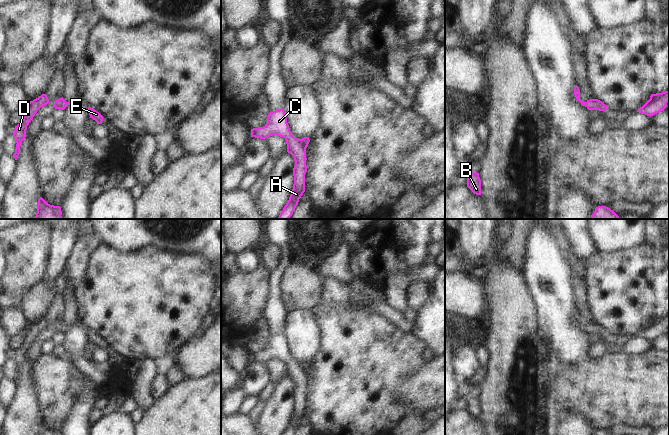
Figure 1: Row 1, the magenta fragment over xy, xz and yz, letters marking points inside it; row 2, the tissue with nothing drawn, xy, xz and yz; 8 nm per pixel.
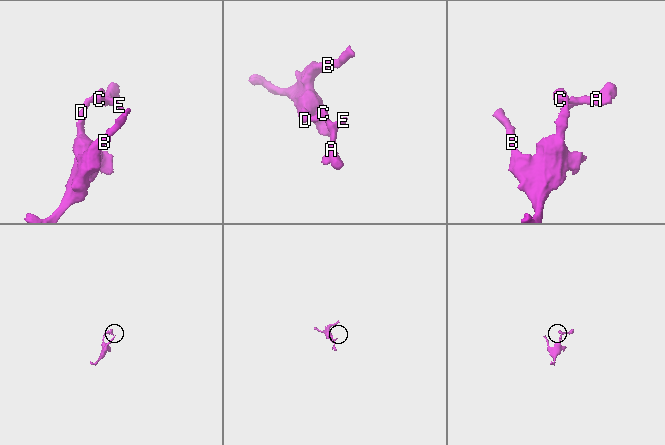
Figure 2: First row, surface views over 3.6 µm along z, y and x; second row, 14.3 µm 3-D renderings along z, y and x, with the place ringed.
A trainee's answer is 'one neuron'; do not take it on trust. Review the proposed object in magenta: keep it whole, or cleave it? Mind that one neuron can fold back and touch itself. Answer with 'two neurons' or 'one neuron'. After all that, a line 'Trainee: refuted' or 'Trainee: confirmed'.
one neuron
Trainee: confirmed

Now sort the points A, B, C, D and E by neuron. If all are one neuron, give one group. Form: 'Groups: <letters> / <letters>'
Groups: A B C D E

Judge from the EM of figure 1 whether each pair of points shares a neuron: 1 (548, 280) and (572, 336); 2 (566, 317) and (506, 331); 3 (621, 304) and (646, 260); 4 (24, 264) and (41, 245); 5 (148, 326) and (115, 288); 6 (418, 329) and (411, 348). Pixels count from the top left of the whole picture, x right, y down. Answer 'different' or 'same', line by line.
1: same
2: different
3: same
4: same
5: same
6: different

